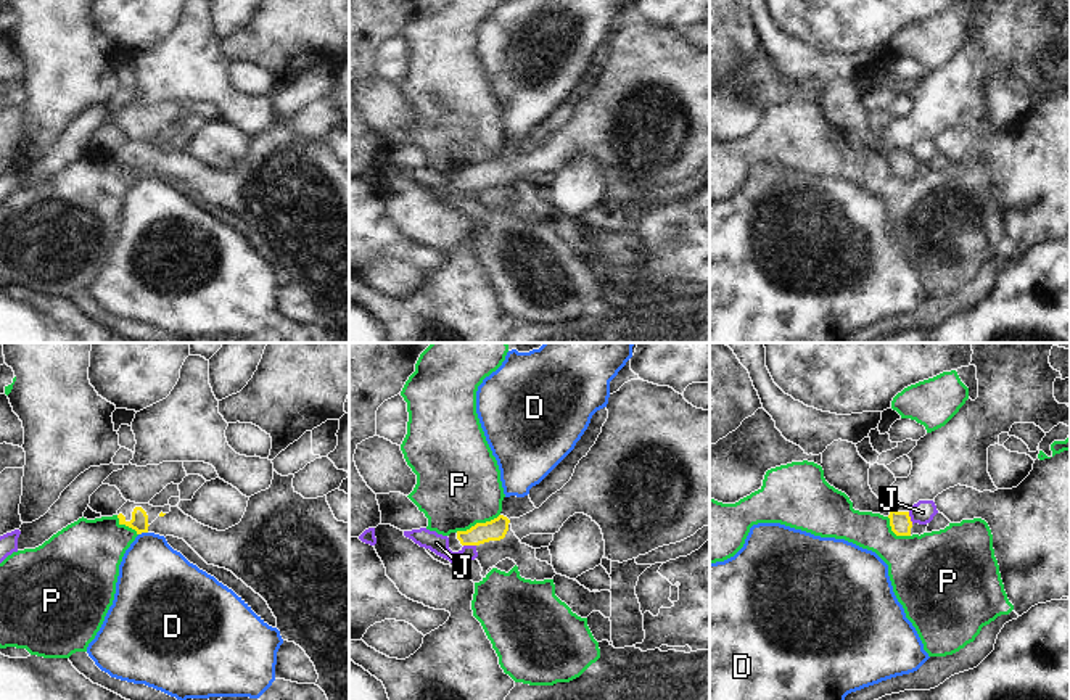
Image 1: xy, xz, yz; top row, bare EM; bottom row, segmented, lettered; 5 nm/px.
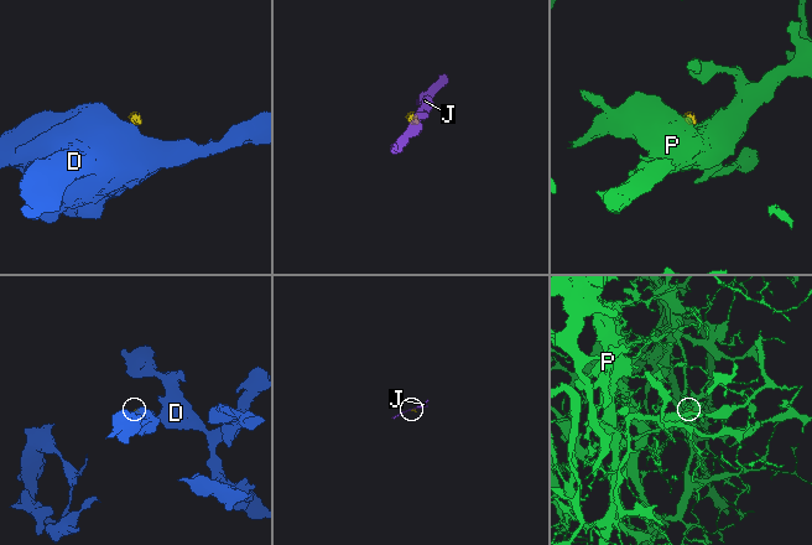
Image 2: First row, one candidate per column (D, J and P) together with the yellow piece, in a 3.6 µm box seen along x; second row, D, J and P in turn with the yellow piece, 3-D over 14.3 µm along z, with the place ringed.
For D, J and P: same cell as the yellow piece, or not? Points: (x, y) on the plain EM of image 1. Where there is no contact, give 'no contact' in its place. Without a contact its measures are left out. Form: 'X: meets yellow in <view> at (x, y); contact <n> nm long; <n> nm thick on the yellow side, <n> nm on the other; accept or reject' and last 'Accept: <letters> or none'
D: meets yellow in xy at (142, 171); contact 50 nm long; 90 nm thick on the yellow side, 360 nm on the other; reject
J: meets yellow in xz at (470, 184); contact 60 nm long; 110 nm thick on the yellow side, 100 nm on the other; reject
P: meets yellow in xz at (477, 163); contact 240 nm long; 110 nm thick on the yellow side, 420 nm on the other; reject
Accept: none

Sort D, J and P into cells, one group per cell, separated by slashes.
D / J / P

